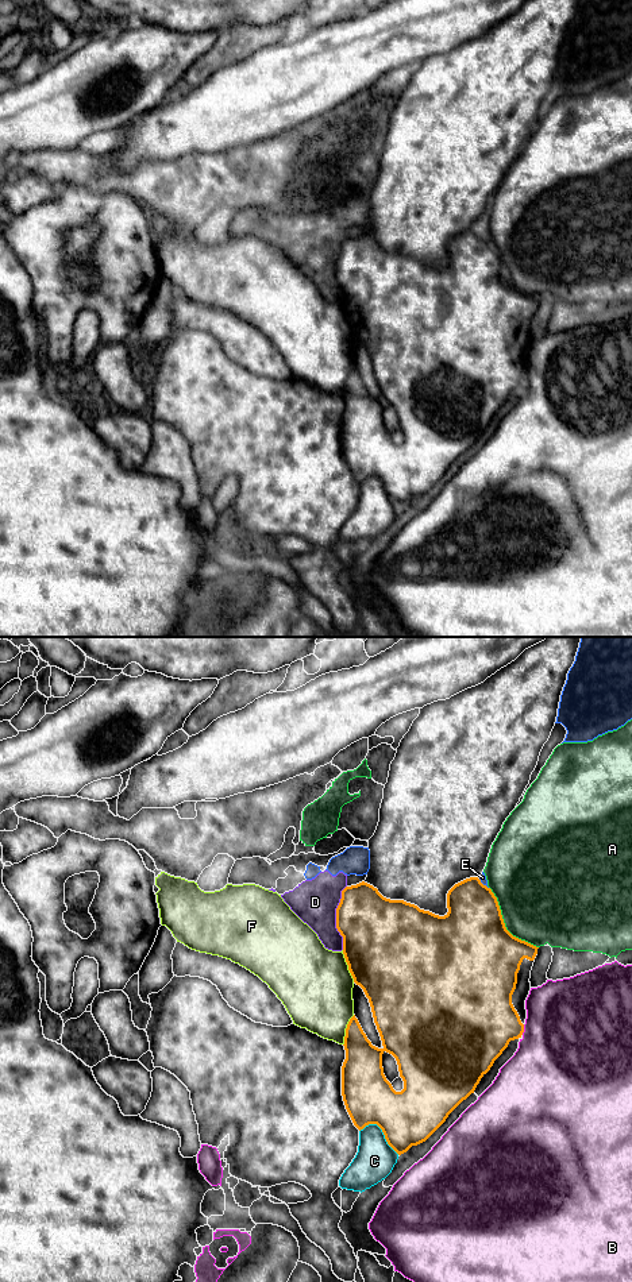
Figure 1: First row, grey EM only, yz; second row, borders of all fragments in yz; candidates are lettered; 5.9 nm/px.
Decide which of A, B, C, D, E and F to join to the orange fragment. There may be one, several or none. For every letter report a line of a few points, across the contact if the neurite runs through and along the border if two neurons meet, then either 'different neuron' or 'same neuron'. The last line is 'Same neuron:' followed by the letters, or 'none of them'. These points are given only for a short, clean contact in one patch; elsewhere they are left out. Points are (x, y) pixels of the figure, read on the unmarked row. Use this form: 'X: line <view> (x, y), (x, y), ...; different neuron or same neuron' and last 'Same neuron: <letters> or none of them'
A: different neuron
B: different neuron
C: different neuron
D: line yz (346, 238), (336, 261), (336, 282), (342, 289), (342, 301); different neuron
E: different neuron
F: different neuron
Same neuron: none of them

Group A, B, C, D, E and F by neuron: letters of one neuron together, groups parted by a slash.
A / B / C / D E / F

